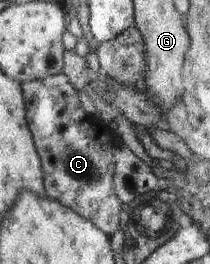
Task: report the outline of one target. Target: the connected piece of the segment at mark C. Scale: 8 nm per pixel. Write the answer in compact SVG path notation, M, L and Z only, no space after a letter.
M63 72L46 79L35 79L31 84L23 84L22 91L27 92L27 100L31 100L30 131L33 133L37 151L41 154L46 196L71 207L75 212L93 221L104 233L113 235L121 222L119 214L121 210L125 210L113 190L113 170L116 163L114 152L122 144L121 136L113 128L101 129L101 125L113 127L110 123L101 121L100 124L95 124L87 120L75 88L71 88Z

